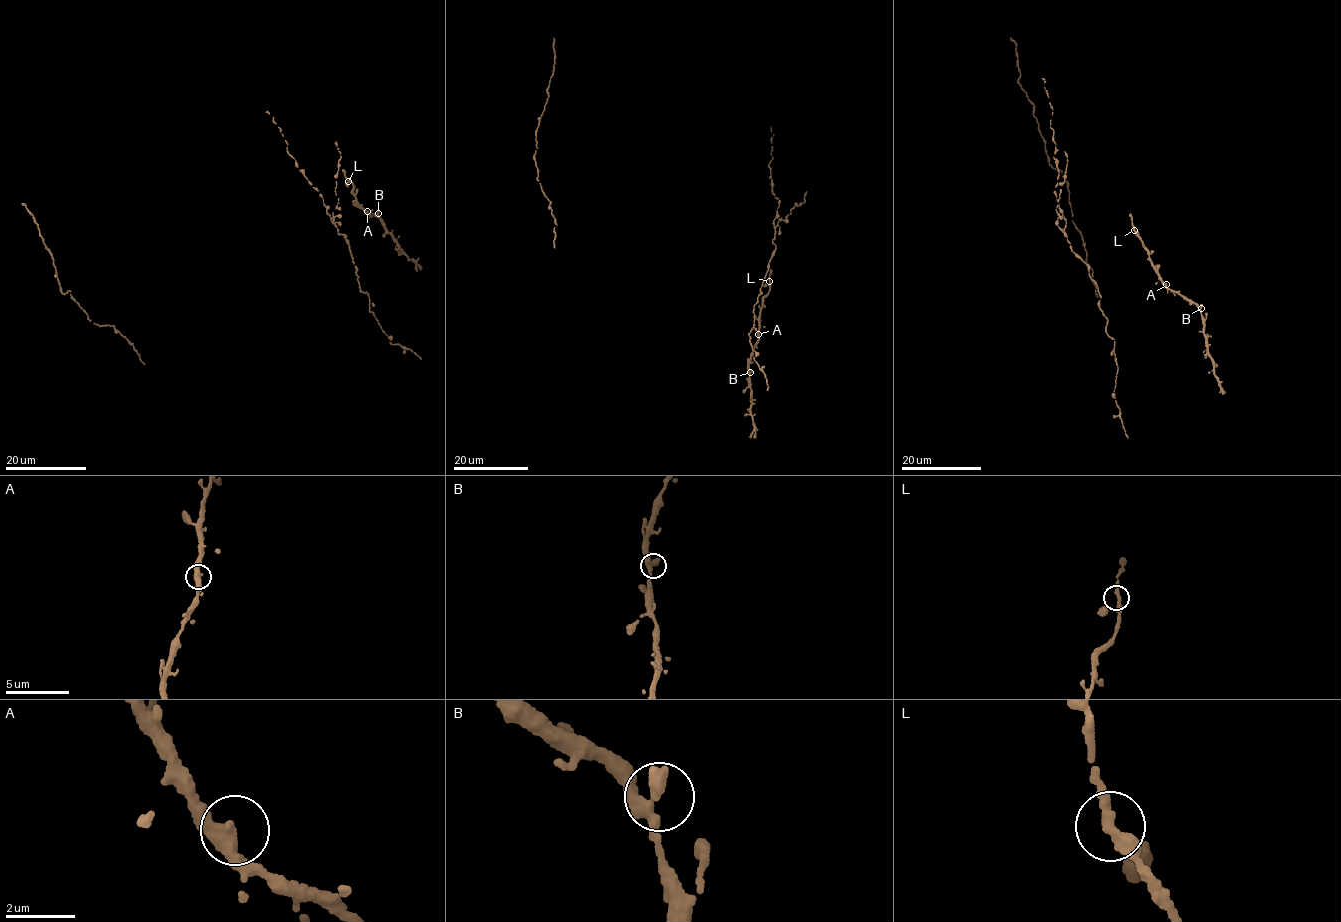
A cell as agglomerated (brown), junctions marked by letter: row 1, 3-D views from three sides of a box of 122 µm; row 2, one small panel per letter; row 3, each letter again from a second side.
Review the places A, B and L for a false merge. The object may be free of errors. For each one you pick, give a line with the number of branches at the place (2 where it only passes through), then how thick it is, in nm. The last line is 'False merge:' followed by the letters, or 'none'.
False merge: none

